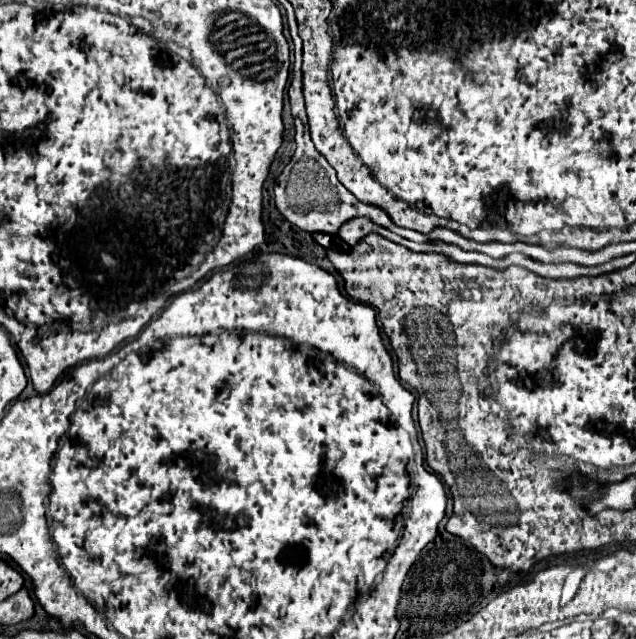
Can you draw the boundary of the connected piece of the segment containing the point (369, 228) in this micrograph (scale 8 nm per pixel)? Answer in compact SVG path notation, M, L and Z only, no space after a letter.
M348 220L342 228L340 228L340 238L346 242L346 244L350 244L350 246L356 246L364 236L368 236L368 234L380 234L380 236L384 236L384 238L388 238L388 240L392 240L392 242L398 242L398 244L402 244L404 246L404 242L406 242L406 238L402 238L402 236L398 236L398 234L390 234L390 230L386 230L386 228L378 228L376 224L370 224L370 220Z

